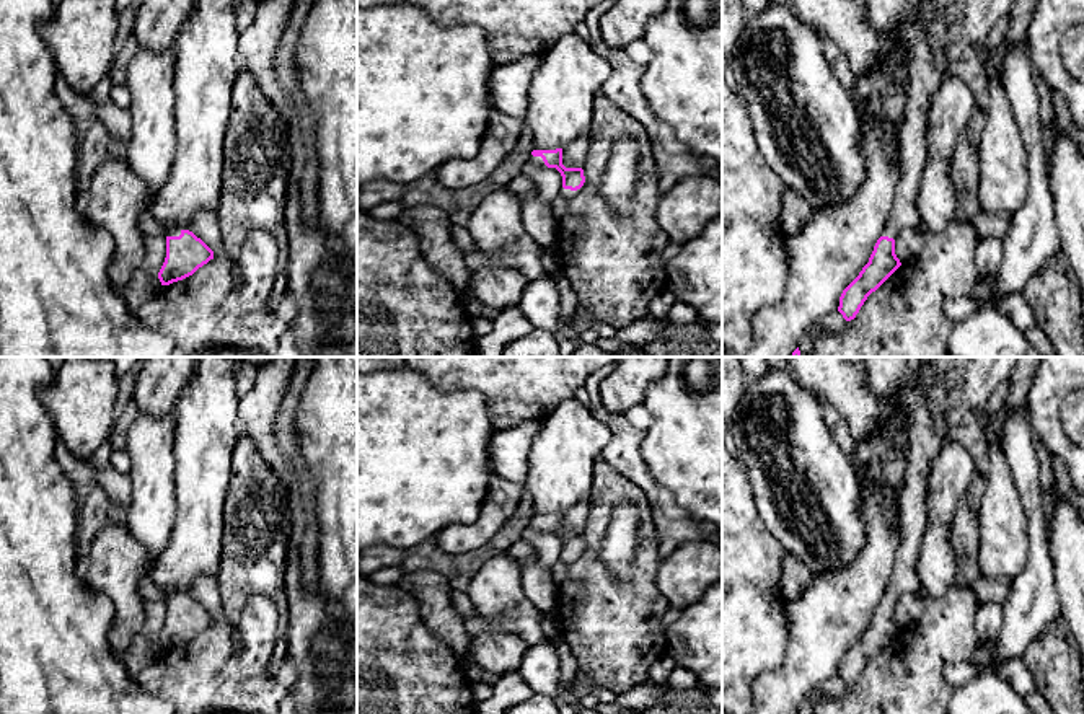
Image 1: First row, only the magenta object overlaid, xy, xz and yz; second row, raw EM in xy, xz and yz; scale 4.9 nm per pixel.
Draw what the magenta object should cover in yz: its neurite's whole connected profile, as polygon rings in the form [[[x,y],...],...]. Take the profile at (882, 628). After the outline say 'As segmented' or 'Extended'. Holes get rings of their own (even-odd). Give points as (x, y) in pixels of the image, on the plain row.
[[[908,357],[861,359],[872,393],[880,401],[890,399],[905,419],[901,435],[906,442],[908,466],[900,492],[900,549],[893,577],[869,628],[839,662],[838,677],[846,686],[854,685],[867,662],[901,631],[895,619],[895,605],[900,598],[921,588],[918,558],[926,530],[926,494],[934,458],[945,439],[936,432],[932,396],[919,388]]]. Extended

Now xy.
[[[165,592],[166,623],[158,637],[161,650],[183,646],[214,624],[214,616],[192,597]]]. Extended

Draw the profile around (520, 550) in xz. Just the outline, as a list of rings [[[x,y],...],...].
[[[523,538],[517,540],[512,546],[505,549],[505,554],[525,561],[525,562],[536,562],[538,554],[531,544],[528,544]]]

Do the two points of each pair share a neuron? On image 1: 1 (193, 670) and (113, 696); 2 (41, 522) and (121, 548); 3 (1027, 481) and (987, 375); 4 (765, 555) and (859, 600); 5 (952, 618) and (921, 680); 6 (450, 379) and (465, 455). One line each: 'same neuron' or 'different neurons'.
1: different neurons
2: different neurons
3: different neurons
4: different neurons
5: same neuron
6: different neurons

